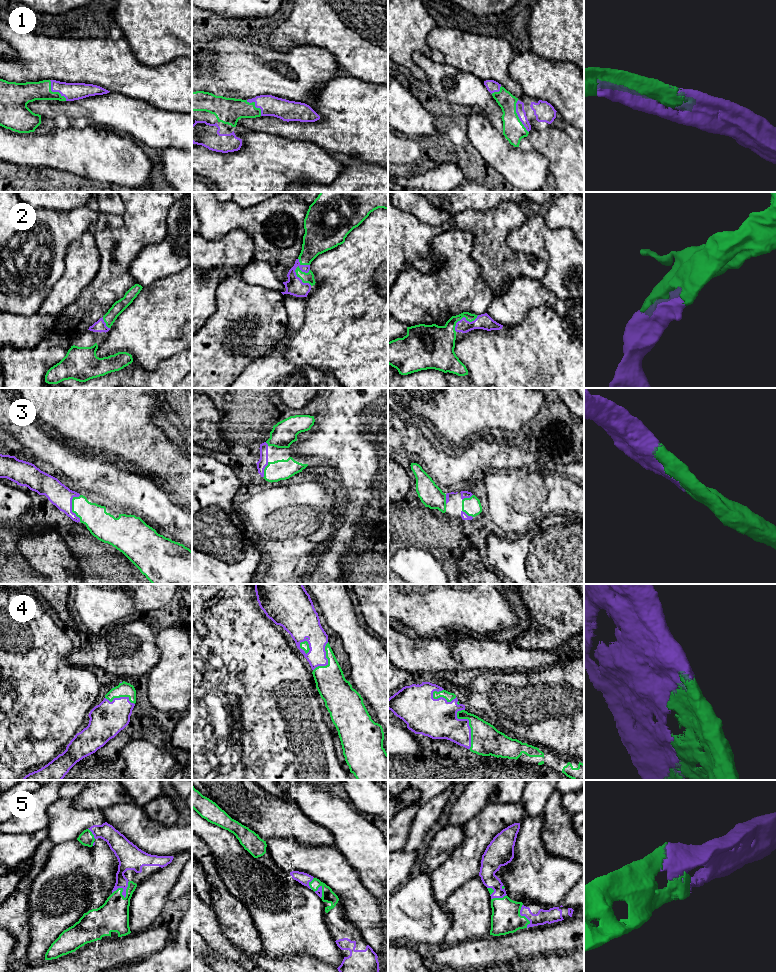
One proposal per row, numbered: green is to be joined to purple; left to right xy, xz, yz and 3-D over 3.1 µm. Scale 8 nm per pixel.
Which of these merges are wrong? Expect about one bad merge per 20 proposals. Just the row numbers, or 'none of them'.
none of them

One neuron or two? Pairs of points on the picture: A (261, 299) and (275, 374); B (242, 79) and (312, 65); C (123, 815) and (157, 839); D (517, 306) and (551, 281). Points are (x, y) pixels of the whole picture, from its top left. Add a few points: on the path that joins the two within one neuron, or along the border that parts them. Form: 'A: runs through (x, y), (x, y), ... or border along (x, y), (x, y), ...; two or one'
A: border along (286, 333), (267, 354), (251, 364); two
B: runs through (260, 79), (283, 79), (291, 83), (298, 83); one
C: runs through (131, 821), (149, 835); one
D: border along (540, 281), (558, 298), (564, 299); two

